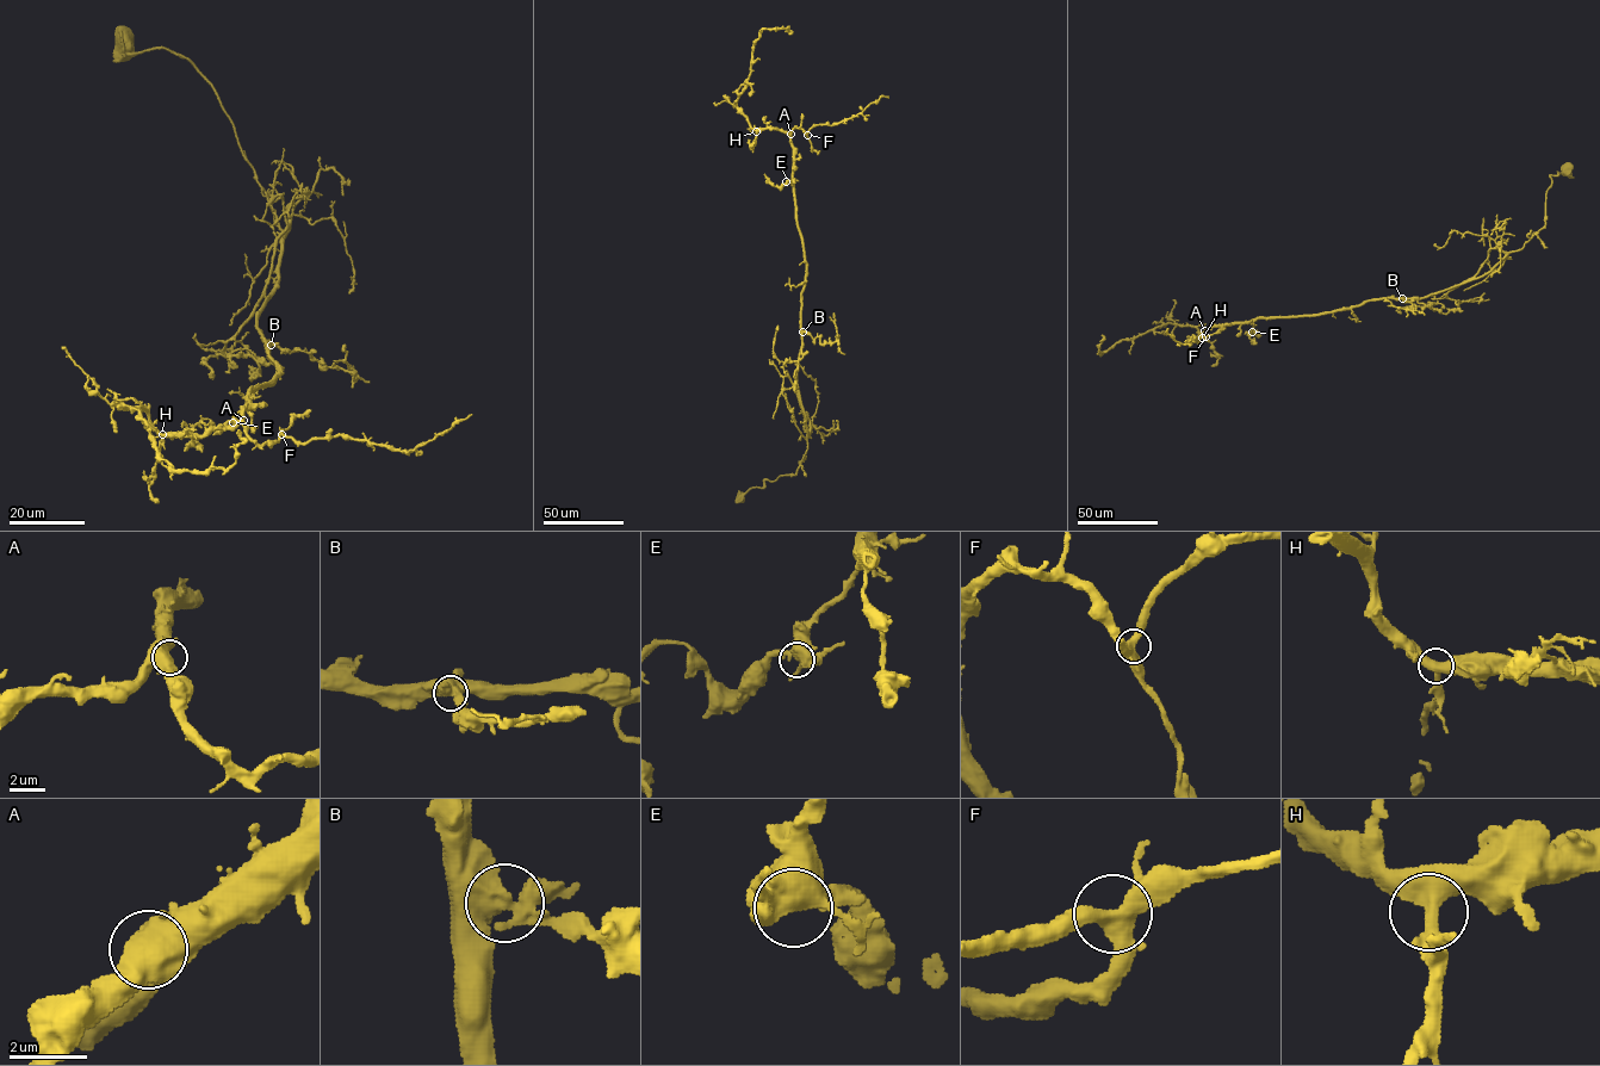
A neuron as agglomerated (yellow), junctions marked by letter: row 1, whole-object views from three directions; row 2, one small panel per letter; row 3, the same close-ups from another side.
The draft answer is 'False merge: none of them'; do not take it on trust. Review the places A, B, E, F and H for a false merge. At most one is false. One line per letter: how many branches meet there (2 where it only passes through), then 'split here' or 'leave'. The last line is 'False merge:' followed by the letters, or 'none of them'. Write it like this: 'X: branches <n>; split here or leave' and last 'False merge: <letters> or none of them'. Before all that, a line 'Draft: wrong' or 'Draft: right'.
Draft: right
A: branches 3; leave
B: branches 3; leave
E: branches 3; leave
F: branches 3; leave
H: branches 3; leave
False merge: none of them

